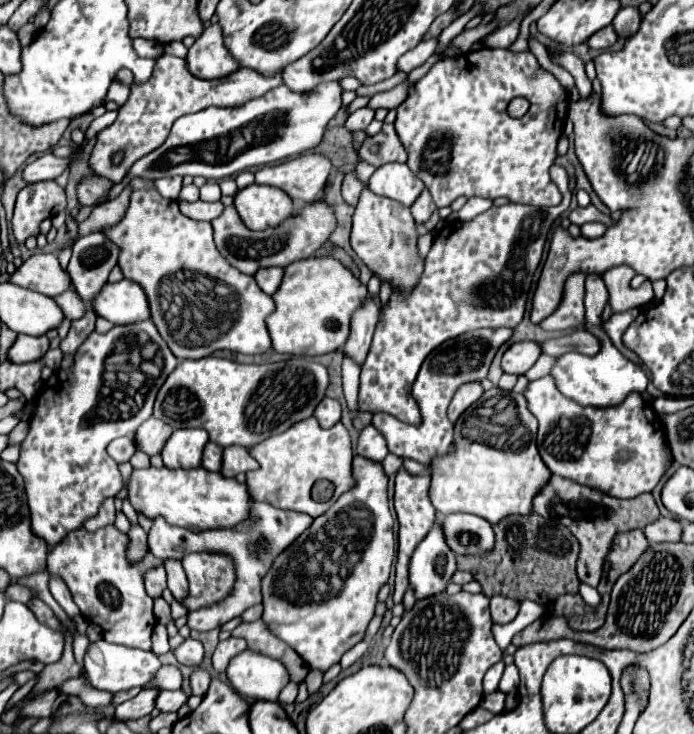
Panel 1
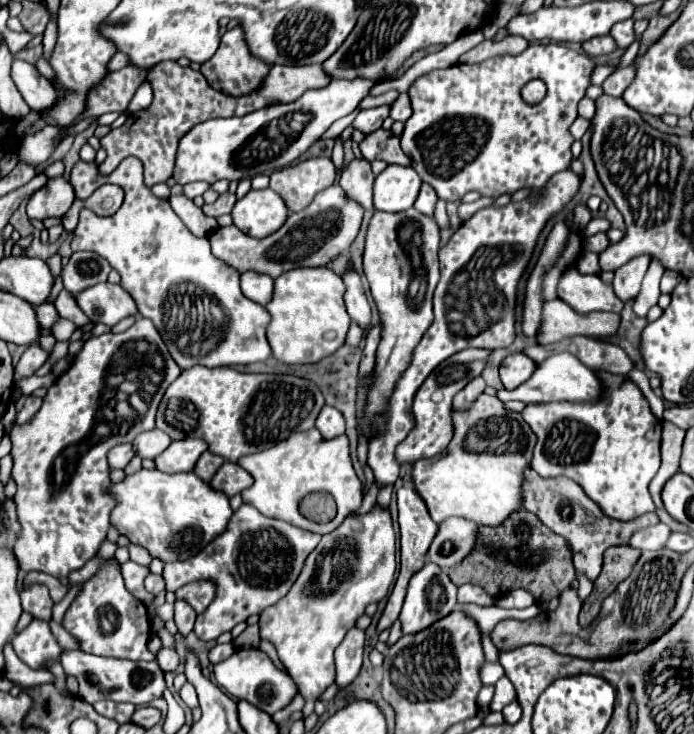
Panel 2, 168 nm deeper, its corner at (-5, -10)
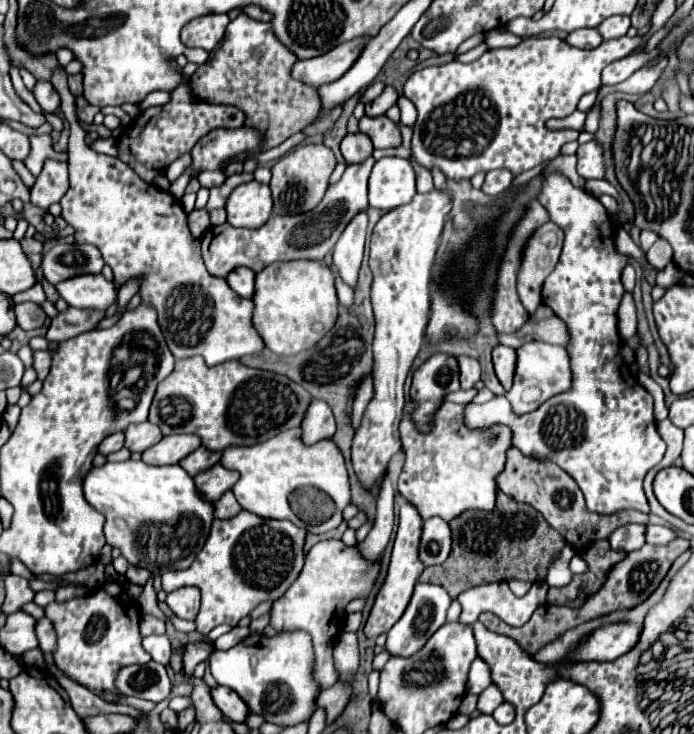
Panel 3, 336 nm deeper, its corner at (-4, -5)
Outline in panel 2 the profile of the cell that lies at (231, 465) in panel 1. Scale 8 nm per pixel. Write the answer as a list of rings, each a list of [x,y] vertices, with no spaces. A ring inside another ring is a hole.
[[[223,463],[209,485],[227,497],[233,497],[251,485],[251,475],[247,475],[247,471],[243,471],[237,463]]]

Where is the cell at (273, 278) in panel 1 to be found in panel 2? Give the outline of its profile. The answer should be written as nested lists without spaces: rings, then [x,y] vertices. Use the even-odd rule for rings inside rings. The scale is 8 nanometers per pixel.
[[[245,271],[241,275],[241,291],[247,299],[267,305],[271,301],[271,291],[273,291],[273,279],[269,275],[259,275],[255,271]]]

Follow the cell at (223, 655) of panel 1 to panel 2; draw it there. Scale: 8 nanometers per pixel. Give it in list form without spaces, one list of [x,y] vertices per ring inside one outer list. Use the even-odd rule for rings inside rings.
[[[227,643],[227,645],[215,645],[215,647],[209,651],[209,661],[215,665],[215,663],[227,659],[231,653],[235,653],[235,649],[233,649],[231,643]]]

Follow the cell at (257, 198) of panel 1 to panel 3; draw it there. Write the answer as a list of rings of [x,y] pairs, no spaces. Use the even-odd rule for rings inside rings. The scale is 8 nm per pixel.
[[[256,180],[240,184],[226,202],[228,224],[240,228],[258,228],[272,216],[272,194],[268,184]]]

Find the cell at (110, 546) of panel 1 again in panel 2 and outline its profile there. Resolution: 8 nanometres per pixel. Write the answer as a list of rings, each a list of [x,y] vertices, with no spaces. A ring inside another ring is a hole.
[[[109,559],[95,577],[83,583],[77,599],[71,603],[63,617],[63,629],[79,641],[79,649],[85,653],[131,661],[155,659],[155,655],[147,649],[151,635],[147,607],[127,591],[119,563],[115,559]]]

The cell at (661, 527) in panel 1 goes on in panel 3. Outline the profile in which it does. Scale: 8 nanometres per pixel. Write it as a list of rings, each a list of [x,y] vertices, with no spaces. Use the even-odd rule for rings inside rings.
[[[644,524],[620,526],[618,530],[612,532],[608,540],[610,540],[610,546],[614,546],[614,550],[624,550],[624,552],[638,550],[646,544],[646,526]]]

